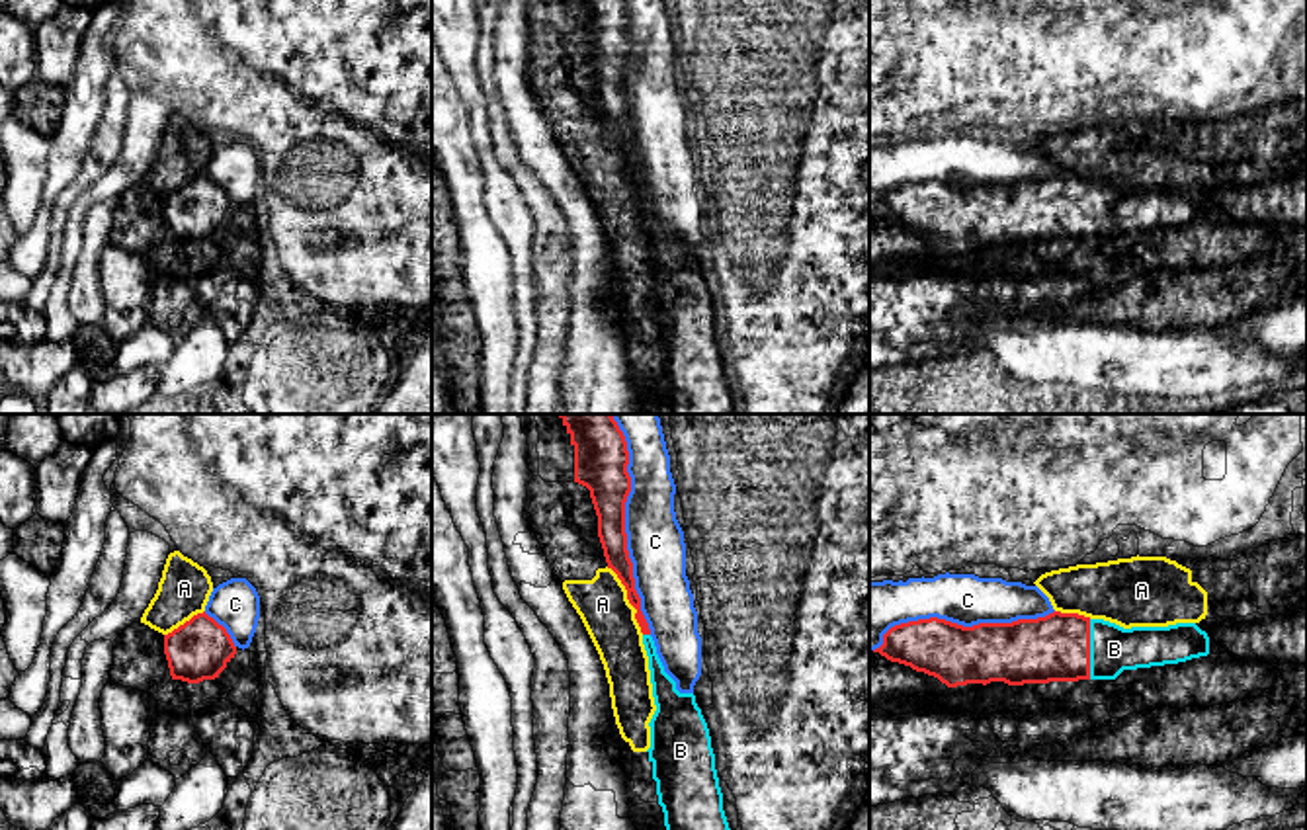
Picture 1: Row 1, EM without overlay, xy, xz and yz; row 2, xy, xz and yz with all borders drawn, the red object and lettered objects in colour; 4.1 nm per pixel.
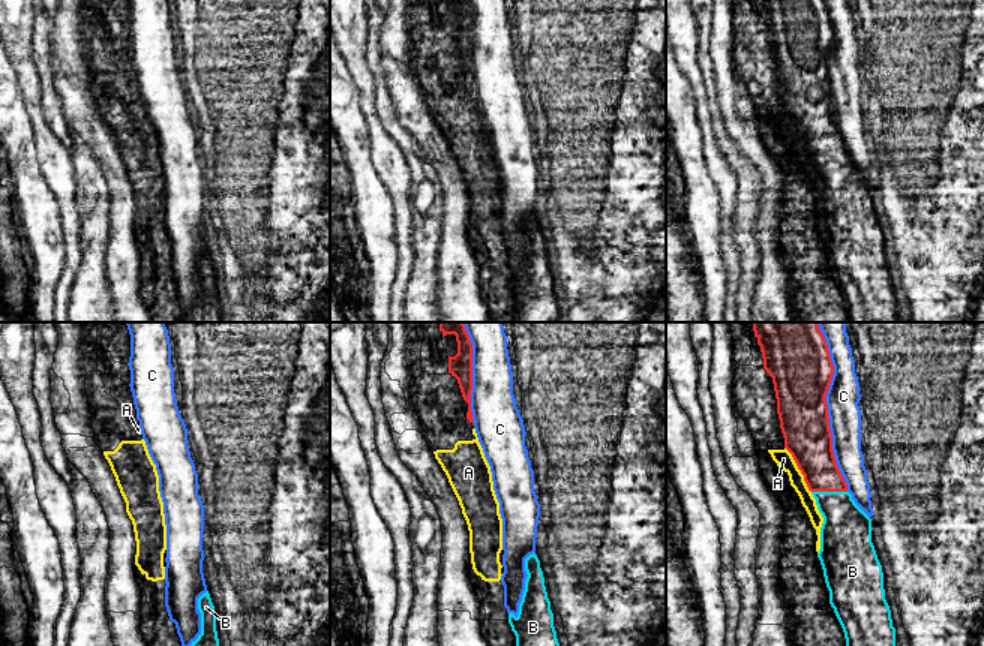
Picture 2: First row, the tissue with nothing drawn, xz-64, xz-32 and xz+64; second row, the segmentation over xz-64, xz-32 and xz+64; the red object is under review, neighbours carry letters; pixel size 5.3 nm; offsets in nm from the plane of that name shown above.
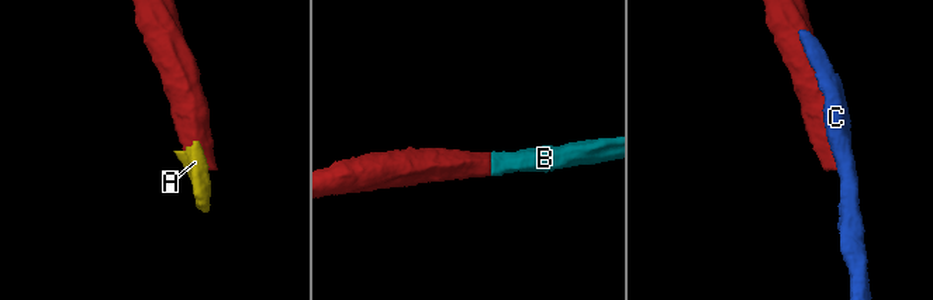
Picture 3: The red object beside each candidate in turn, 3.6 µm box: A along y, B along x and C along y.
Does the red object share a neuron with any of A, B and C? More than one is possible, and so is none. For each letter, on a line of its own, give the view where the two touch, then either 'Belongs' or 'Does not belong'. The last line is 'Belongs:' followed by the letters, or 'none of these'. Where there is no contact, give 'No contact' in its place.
A: Touches red in xz. Does not belong
B: Touches red in yz. Belongs
C: Touches red in xz. Does not belong
Belongs: B

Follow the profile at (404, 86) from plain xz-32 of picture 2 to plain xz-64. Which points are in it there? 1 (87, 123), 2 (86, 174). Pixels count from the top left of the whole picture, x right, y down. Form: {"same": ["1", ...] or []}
{"same": ["1"]}

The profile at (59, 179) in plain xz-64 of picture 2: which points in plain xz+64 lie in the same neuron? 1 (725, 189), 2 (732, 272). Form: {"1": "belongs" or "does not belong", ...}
{"1": "belongs", "2": "belongs"}

